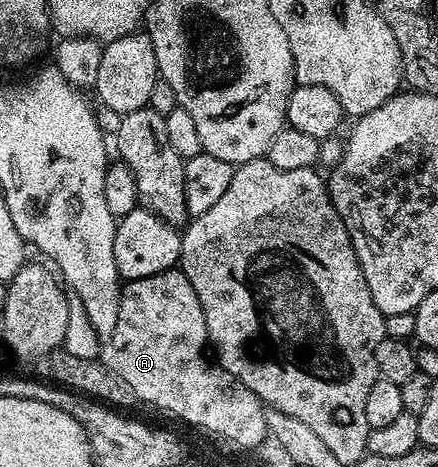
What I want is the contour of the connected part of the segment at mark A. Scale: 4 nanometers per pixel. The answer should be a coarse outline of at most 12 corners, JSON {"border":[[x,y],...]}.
{"border":[[182,270],[121,288],[106,366],[238,447],[262,400],[208,355]]}

